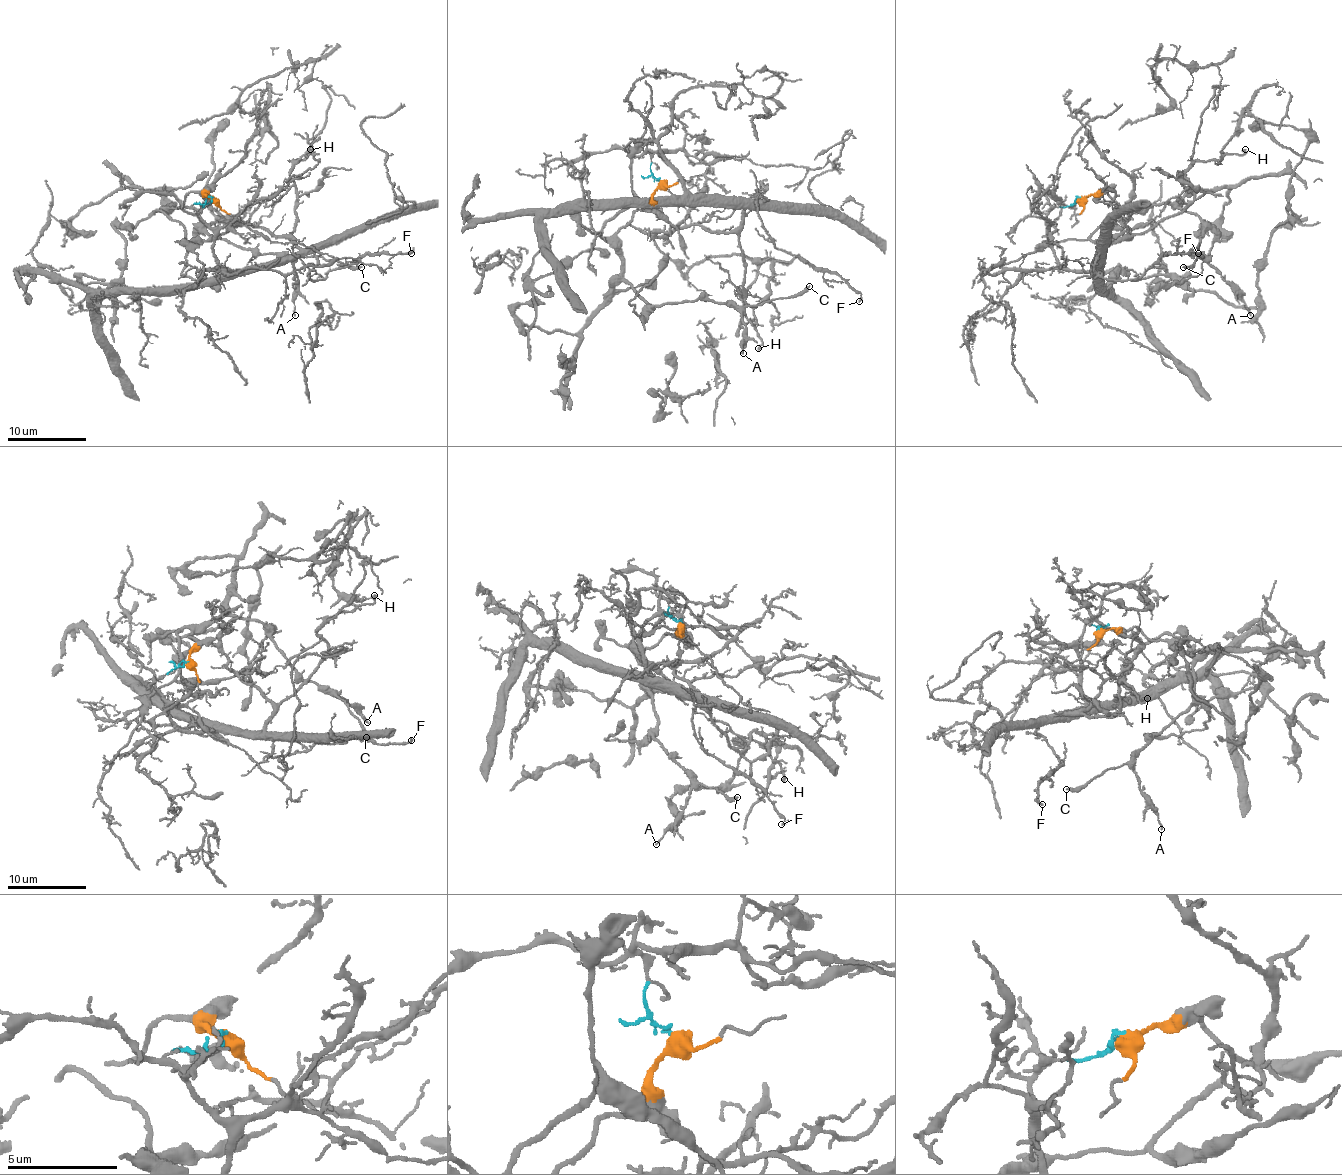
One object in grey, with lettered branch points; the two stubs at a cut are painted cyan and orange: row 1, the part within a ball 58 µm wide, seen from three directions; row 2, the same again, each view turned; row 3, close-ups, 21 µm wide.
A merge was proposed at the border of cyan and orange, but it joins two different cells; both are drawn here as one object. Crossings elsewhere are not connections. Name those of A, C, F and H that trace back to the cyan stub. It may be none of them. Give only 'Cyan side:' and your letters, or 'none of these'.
Cyan side: F, H

